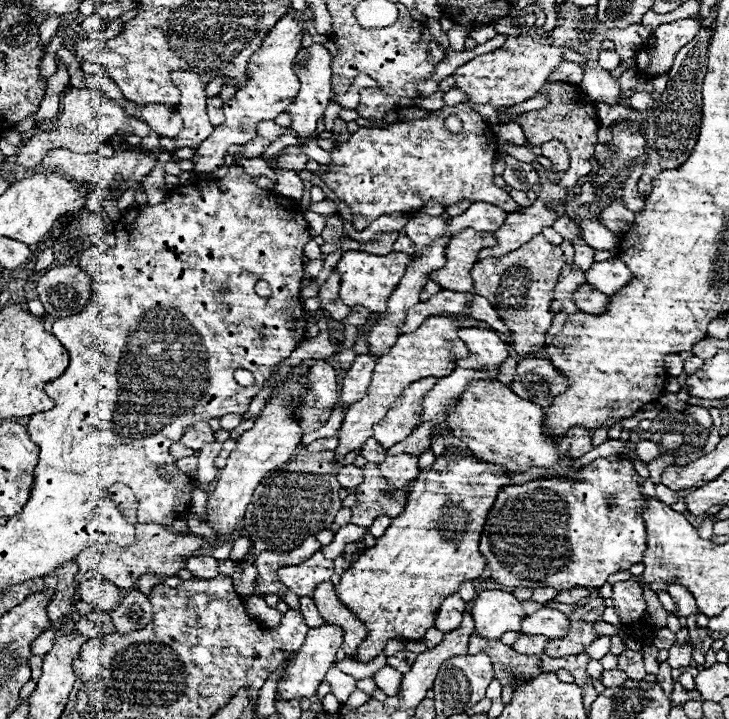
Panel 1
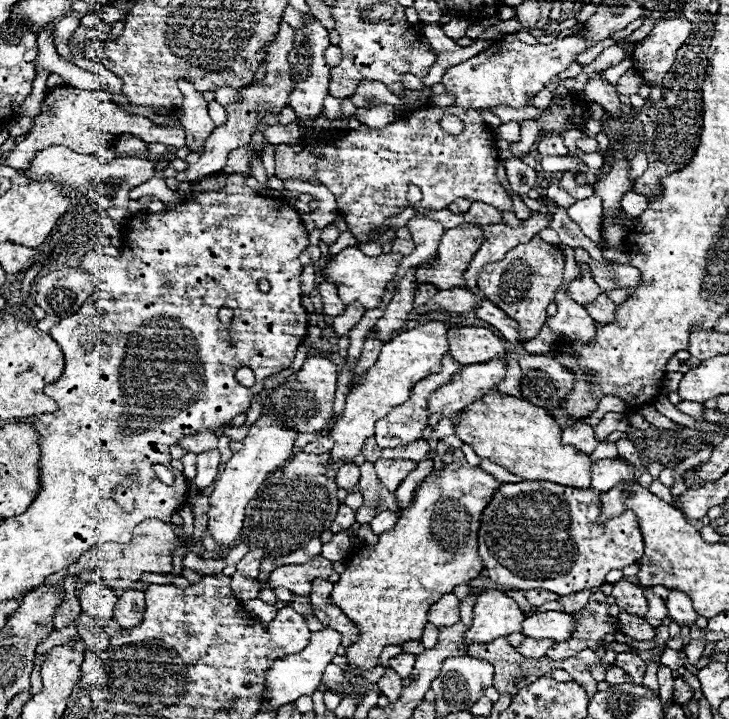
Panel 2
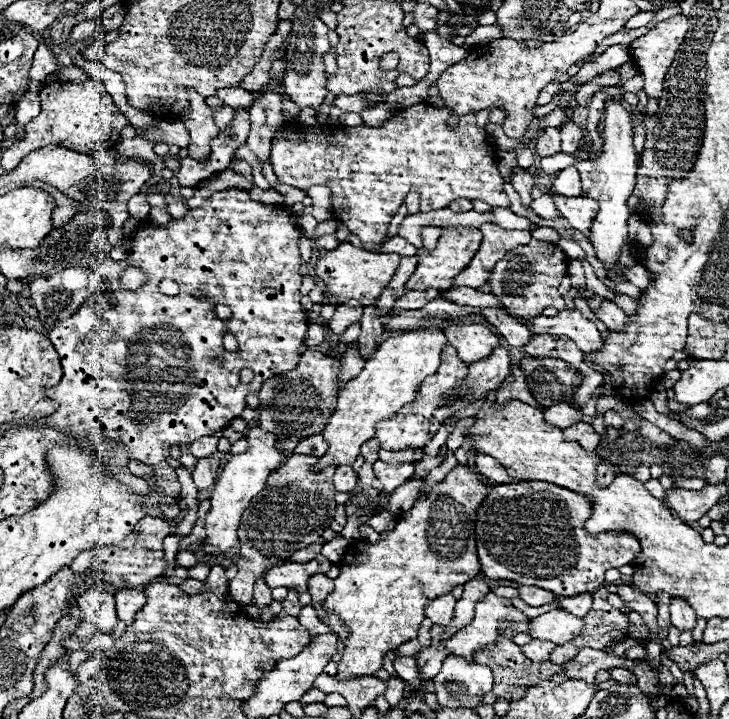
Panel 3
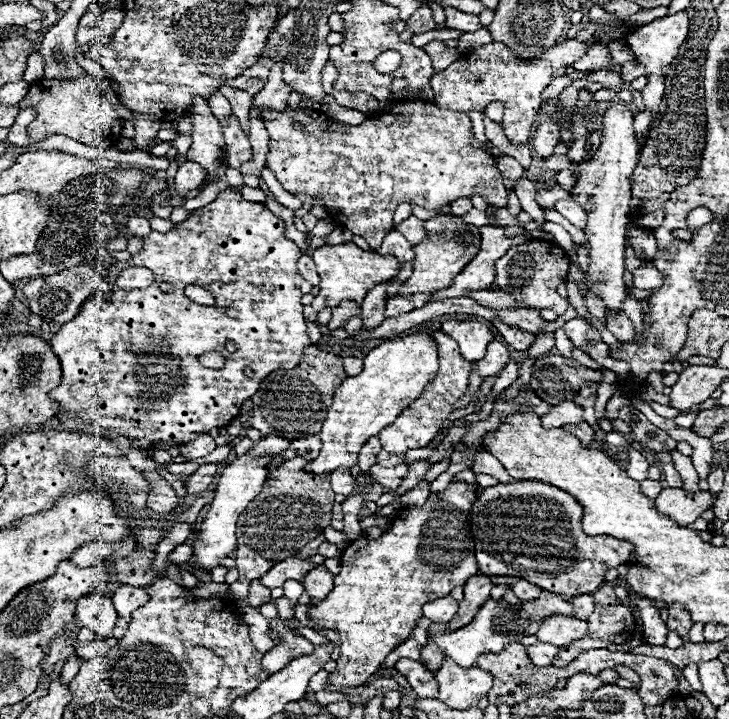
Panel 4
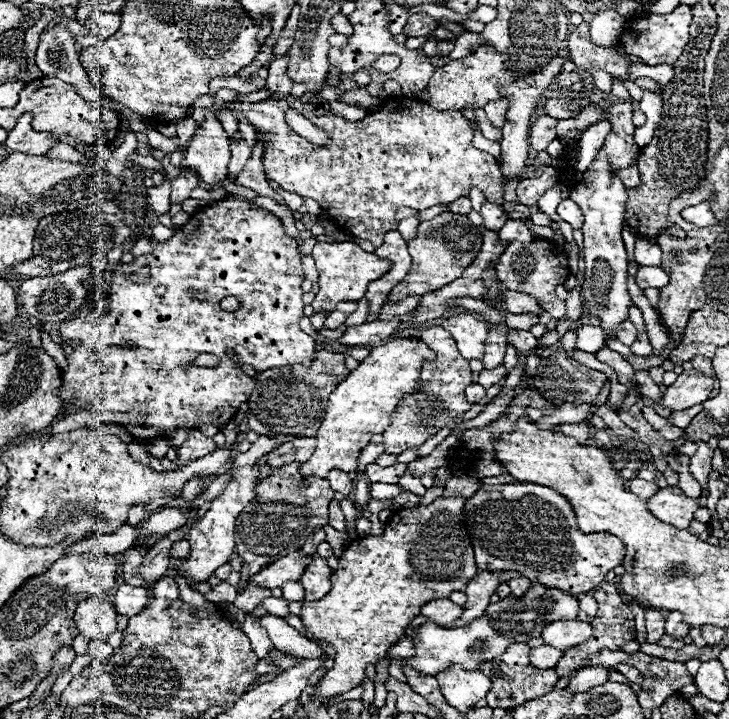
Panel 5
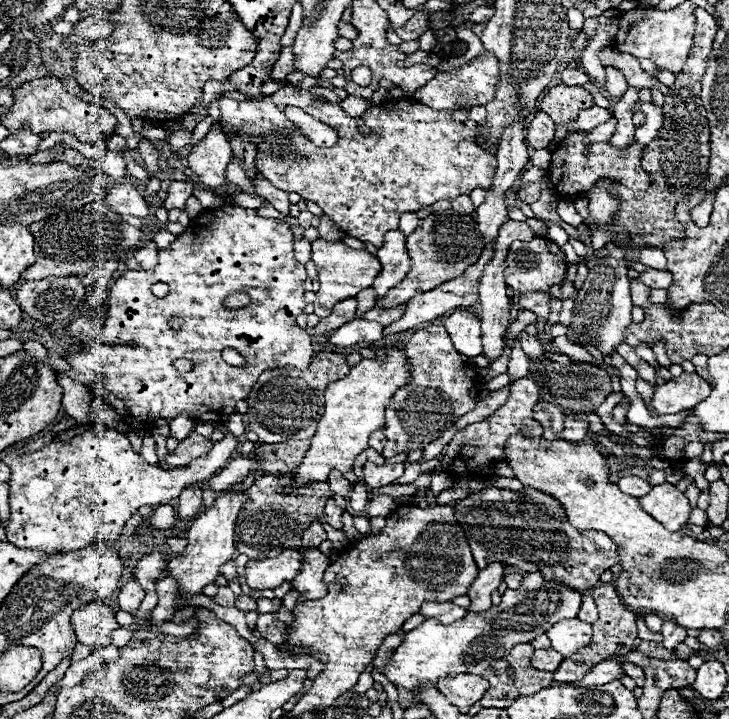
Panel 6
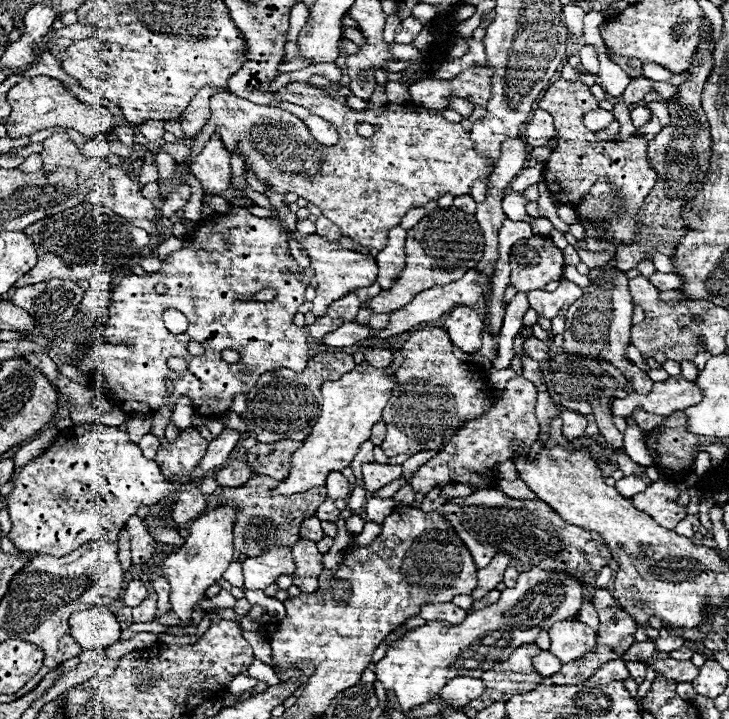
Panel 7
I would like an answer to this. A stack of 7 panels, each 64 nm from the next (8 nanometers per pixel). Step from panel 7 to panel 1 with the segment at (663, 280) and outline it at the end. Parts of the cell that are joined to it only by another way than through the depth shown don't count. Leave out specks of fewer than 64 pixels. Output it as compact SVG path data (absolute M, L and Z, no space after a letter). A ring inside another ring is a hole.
M620 258L594 262L584 274L590 286L600 292L606 292L608 296L632 280L632 272L622 264Z

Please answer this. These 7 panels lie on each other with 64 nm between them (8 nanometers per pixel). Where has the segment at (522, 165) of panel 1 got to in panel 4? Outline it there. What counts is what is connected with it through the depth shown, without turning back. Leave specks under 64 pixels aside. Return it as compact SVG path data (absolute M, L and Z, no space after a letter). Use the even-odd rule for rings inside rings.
M526 176L518 178L516 184L514 184L514 192L516 192L516 196L518 196L520 204L522 204L522 210L528 212L534 218L534 222L542 224L546 220L544 220L544 214L542 214L538 202L536 202L536 188L538 188L538 184L528 180Z

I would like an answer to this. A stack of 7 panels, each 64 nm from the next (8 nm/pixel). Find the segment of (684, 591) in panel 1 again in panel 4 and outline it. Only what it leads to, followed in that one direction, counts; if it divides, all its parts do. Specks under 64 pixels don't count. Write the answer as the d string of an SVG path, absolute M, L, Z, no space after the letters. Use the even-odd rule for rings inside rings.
M672 604L670 606L670 618L668 618L668 630L676 630L680 636L688 634L692 628L692 620L690 620L690 612L686 612L686 608L682 608L680 604Z

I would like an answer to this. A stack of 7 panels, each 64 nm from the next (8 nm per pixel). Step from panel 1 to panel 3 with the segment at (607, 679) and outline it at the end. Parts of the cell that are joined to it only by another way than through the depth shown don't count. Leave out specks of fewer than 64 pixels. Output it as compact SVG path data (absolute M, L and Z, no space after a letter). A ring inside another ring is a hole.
M610 668L610 678L622 684L636 684L636 676L624 668Z

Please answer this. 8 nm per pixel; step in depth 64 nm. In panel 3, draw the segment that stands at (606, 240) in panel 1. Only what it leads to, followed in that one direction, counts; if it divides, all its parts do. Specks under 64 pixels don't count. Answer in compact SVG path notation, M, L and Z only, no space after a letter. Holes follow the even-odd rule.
M556 196L554 198L556 208L562 212L562 216L582 234L588 234L592 228L592 220L598 214L598 202L590 198L566 198Z

